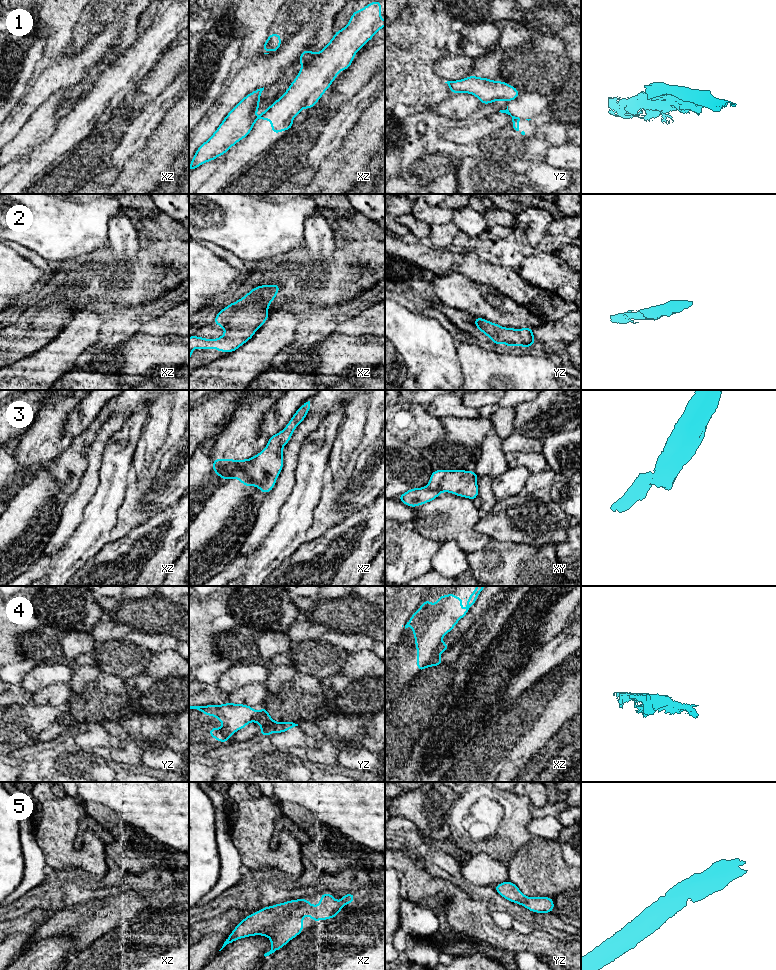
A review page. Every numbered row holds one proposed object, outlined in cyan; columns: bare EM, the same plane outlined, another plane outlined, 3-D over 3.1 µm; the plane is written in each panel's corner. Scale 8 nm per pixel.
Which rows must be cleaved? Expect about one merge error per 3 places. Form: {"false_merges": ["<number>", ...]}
{"false_merges": ["1", "3", "4"]}

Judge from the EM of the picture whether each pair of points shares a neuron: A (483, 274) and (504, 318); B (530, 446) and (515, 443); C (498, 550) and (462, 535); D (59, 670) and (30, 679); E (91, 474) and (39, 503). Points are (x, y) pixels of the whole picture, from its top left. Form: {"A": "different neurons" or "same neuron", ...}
{"A": "different neurons", "B": "same neuron", "C": "different neurons", "D": "same neuron", "E": "different neurons"}

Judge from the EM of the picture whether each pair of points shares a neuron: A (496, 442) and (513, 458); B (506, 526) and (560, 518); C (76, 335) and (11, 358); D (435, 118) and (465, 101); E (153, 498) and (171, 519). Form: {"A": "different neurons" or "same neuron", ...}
{"A": "different neurons", "B": "same neuron", "C": "different neurons", "D": "different neurons", "E": "different neurons"}

